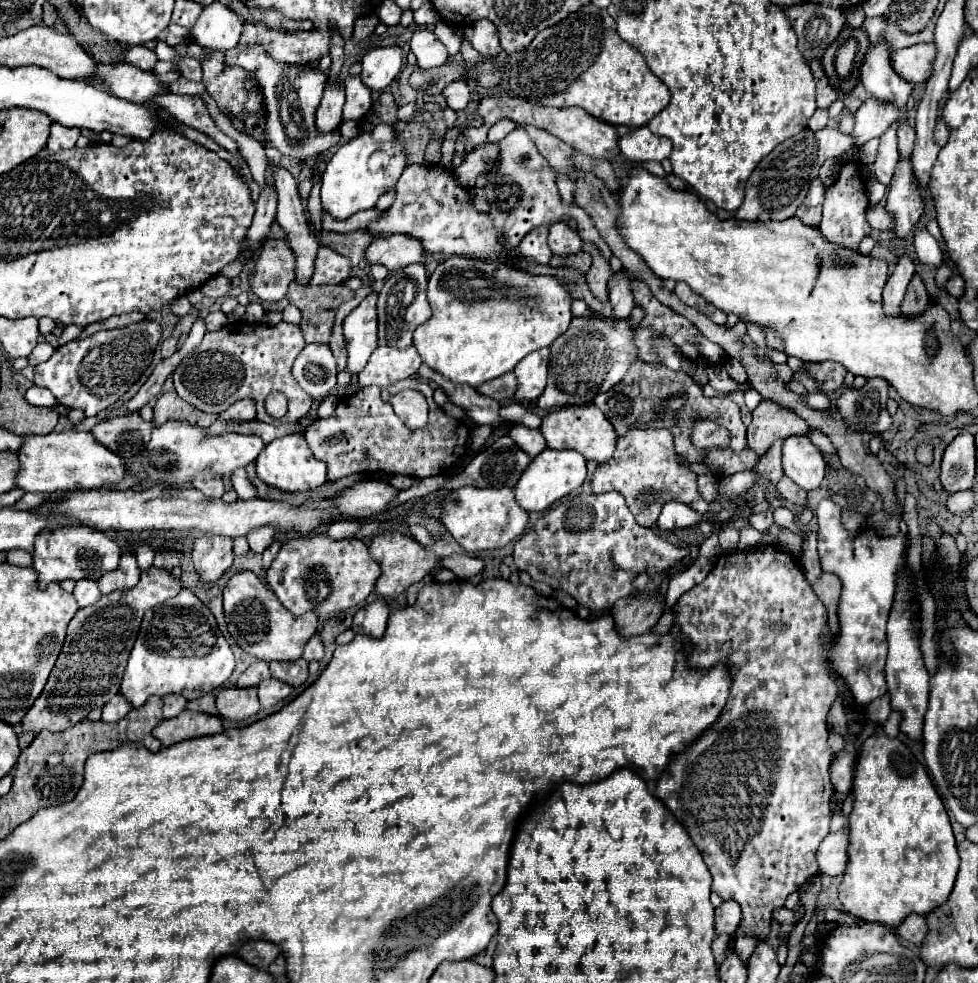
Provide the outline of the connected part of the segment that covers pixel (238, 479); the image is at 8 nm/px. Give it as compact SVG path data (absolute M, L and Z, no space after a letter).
M237 469L235 471L235 475L233 475L233 487L235 487L239 499L243 499L243 501L249 501L251 497L257 497L257 489L247 479L245 469Z

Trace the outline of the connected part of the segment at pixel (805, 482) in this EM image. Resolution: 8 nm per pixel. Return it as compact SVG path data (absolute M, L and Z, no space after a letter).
M791 435L783 441L783 471L795 485L811 491L821 485L827 463L805 435Z

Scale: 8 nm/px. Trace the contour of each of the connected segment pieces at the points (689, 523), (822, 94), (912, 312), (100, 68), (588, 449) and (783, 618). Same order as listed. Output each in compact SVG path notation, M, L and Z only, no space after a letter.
M669 501L663 505L663 511L657 519L657 525L661 531L675 531L675 529L685 529L701 523L703 519L709 519L707 513L697 513L685 503Z
M811 61L811 71L813 71L815 83L817 83L817 107L827 109L827 107L837 99L837 91L829 85L829 81L827 81L827 77L825 77L825 73L823 73L821 63Z
M915 275L909 283L909 289L907 289L907 295L905 295L905 301L901 305L901 315L905 319L915 319L919 317L927 307L929 307L929 295L925 291L925 285L921 281L919 275Z
M129 63L97 65L97 73L103 81L107 81L115 97L133 103L145 103L169 93L169 87L163 85L153 71L141 71L139 67Z
M595 405L565 407L561 411L553 411L553 413L543 417L543 423L539 429L547 441L547 447L551 447L551 449L573 449L573 451L581 453L587 461L595 461L597 465L611 459L615 453L617 433L615 433L613 425L607 421L607 417Z
M773 545L765 547L763 551L761 551L761 549L755 549L755 551L735 551L735 553L723 555L723 557L715 563L715 567L709 571L709 575L705 577L703 583L695 585L693 589L689 589L687 593L683 593L683 595L679 597L679 601L673 605L673 615L675 615L675 623L673 623L673 625L679 629L681 637L683 637L685 641L689 641L689 645L691 645L691 651L689 651L689 667L691 667L691 669L699 669L699 671L709 671L711 667L715 667L715 663L725 663L727 669L729 669L729 673L731 673L731 677L733 677L733 687L731 687L731 697L729 697L729 701L727 701L727 705L725 705L725 711L721 713L719 721L717 721L711 729L705 729L705 731L703 731L703 733L701 733L701 735L699 735L691 745L687 745L681 753L673 755L671 763L663 769L663 773L661 773L659 779L655 781L655 795L657 795L665 805L667 805L667 809L675 815L675 819L677 819L677 821L687 829L687 833L691 835L693 843L695 843L697 849L701 851L701 855L703 855L703 859L705 859L705 863L707 863L707 867L709 867L709 871L711 871L711 875L713 875L713 885L711 885L711 889L713 889L715 893L719 893L723 899L733 899L733 901L737 901L737 903L741 905L741 909L743 909L743 919L741 919L741 927L739 927L739 931L751 931L751 933L757 933L761 939L765 939L767 933L769 933L771 911L773 911L775 907L783 907L787 895L793 893L795 889L799 889L799 887L801 887L801 885L803 885L811 875L817 873L815 851L817 851L819 843L823 841L823 837L829 833L829 821L831 821L831 807L829 807L829 803L831 803L831 795L833 795L833 785L831 785L831 781L829 781L829 767L831 767L831 761L833 761L835 755L833 755L833 751L827 747L827 733L829 733L829 729L827 729L827 713L829 713L829 709L831 709L831 705L833 705L833 701L835 701L835 697L837 697L837 691L839 691L837 681L833 679L833 675L831 675L831 671L829 671L829 655L831 655L831 649L833 649L835 637L833 637L833 633L831 633L829 627L827 627L827 611L825 611L825 605L823 605L821 599L815 595L815 591L813 591L813 587L809 585L809 581L805 579L803 571L801 571L801 567L799 567L799 563L797 563L797 559L791 557L789 553L781 551L779 547L773 547Z

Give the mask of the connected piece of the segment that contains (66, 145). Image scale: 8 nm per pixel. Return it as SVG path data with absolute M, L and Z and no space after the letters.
M53 123L51 125L51 135L49 135L49 143L47 147L57 153L57 151L63 151L63 149L71 149L75 147L77 143L77 137L79 137L79 129L71 129L71 127L63 127L59 123Z

